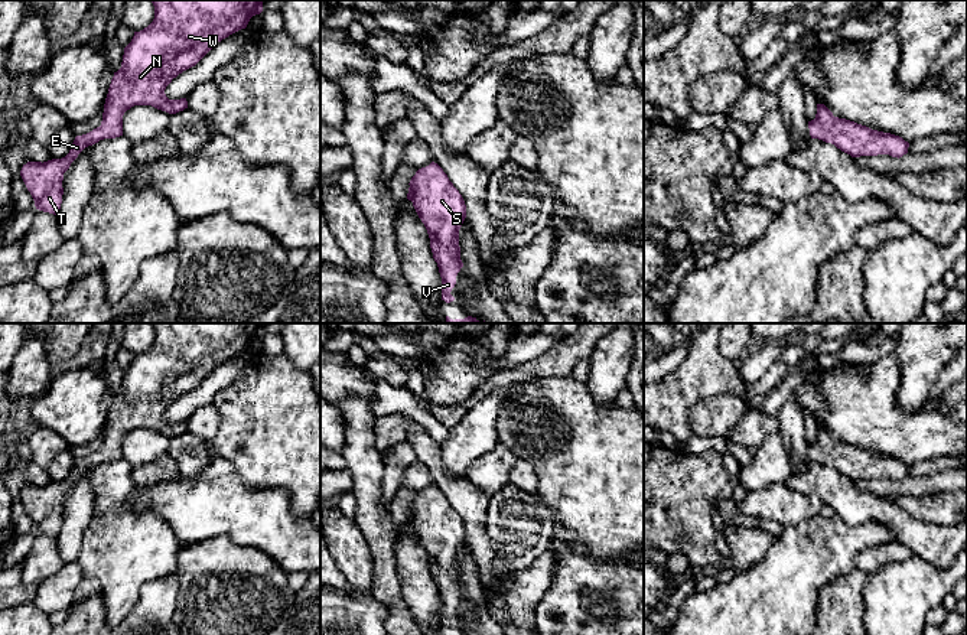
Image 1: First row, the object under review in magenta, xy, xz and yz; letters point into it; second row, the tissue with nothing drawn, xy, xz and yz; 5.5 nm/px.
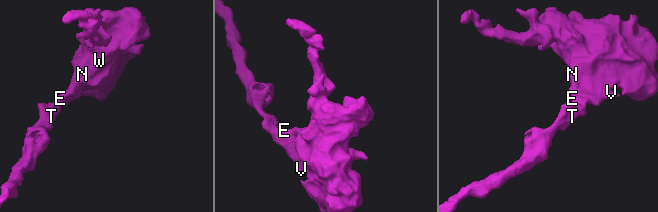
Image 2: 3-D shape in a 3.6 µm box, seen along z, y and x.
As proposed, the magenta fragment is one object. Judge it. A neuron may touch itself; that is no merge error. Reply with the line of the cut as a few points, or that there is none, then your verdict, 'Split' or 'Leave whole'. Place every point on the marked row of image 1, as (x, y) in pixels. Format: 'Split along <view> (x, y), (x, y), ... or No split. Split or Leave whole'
No split. Leave whole

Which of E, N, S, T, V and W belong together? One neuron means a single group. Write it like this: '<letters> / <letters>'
E N S T V W

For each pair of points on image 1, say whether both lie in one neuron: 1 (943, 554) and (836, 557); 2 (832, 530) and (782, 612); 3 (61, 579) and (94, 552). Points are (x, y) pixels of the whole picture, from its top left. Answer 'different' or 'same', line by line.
1: different
2: same
3: different

